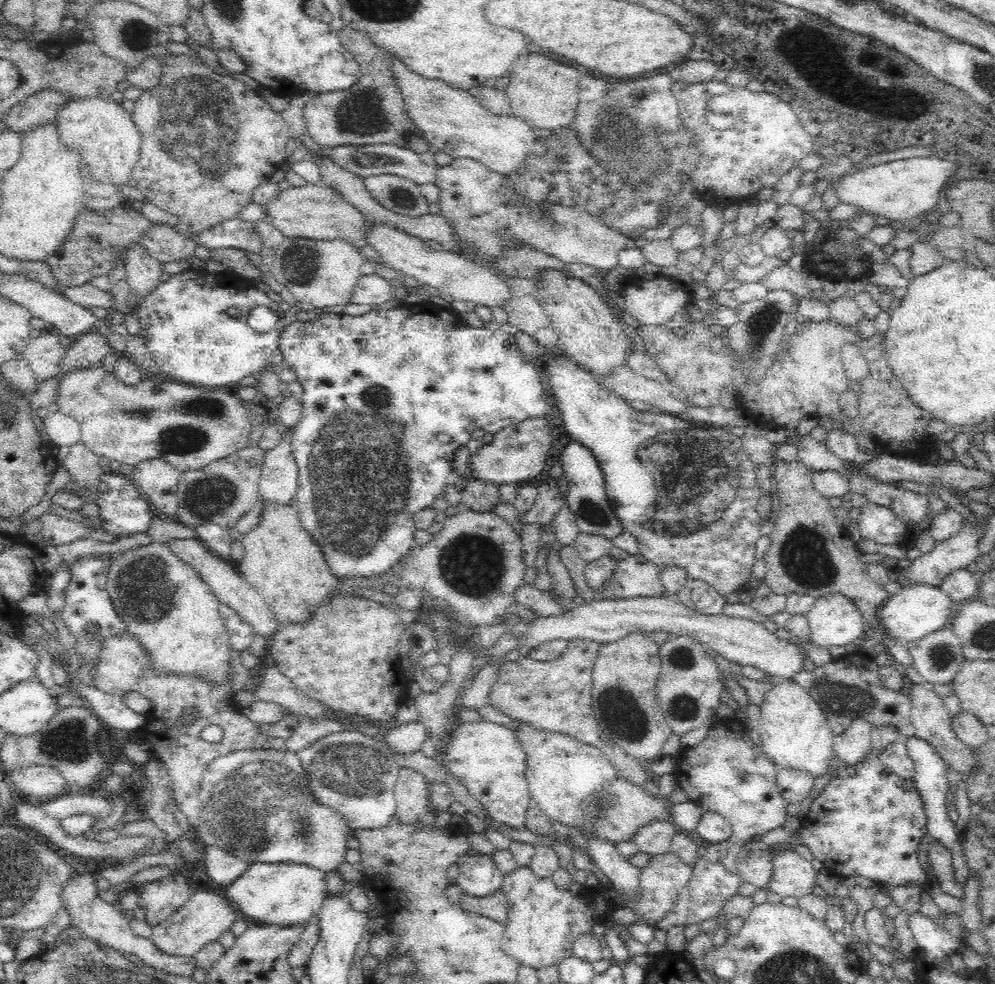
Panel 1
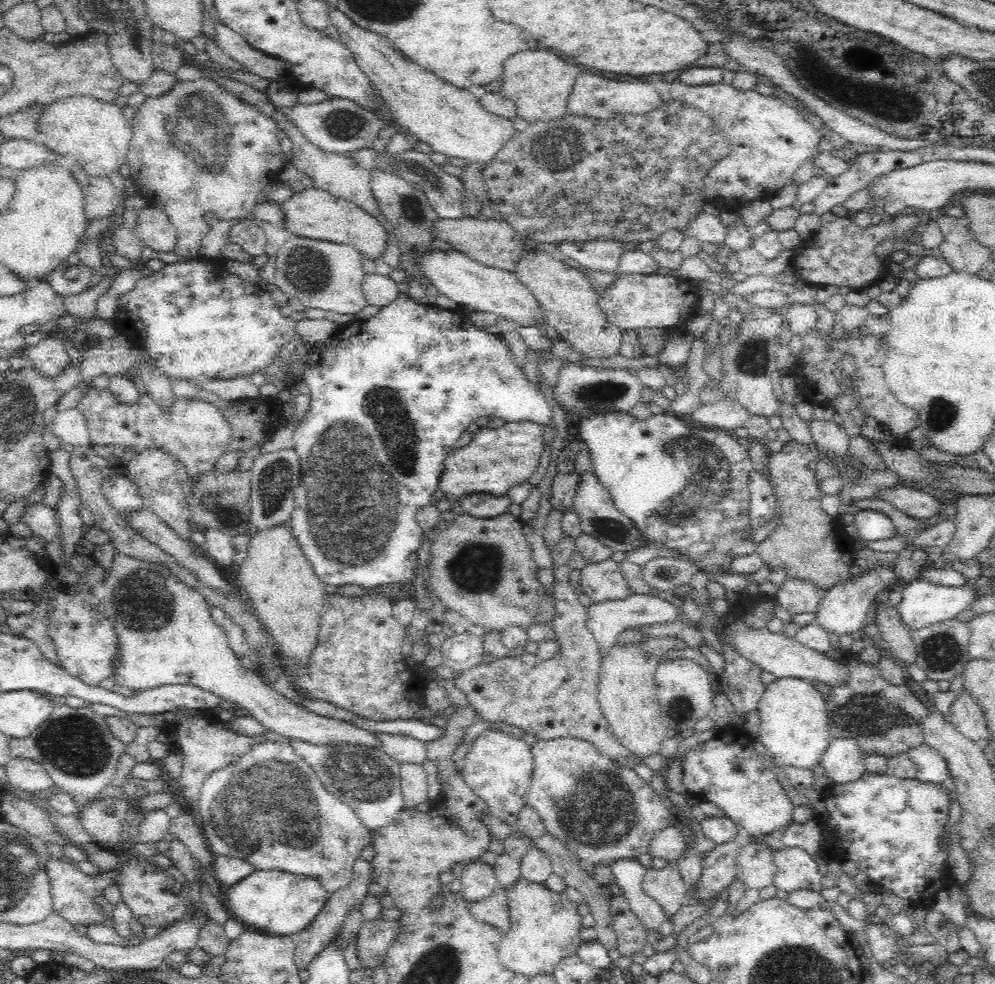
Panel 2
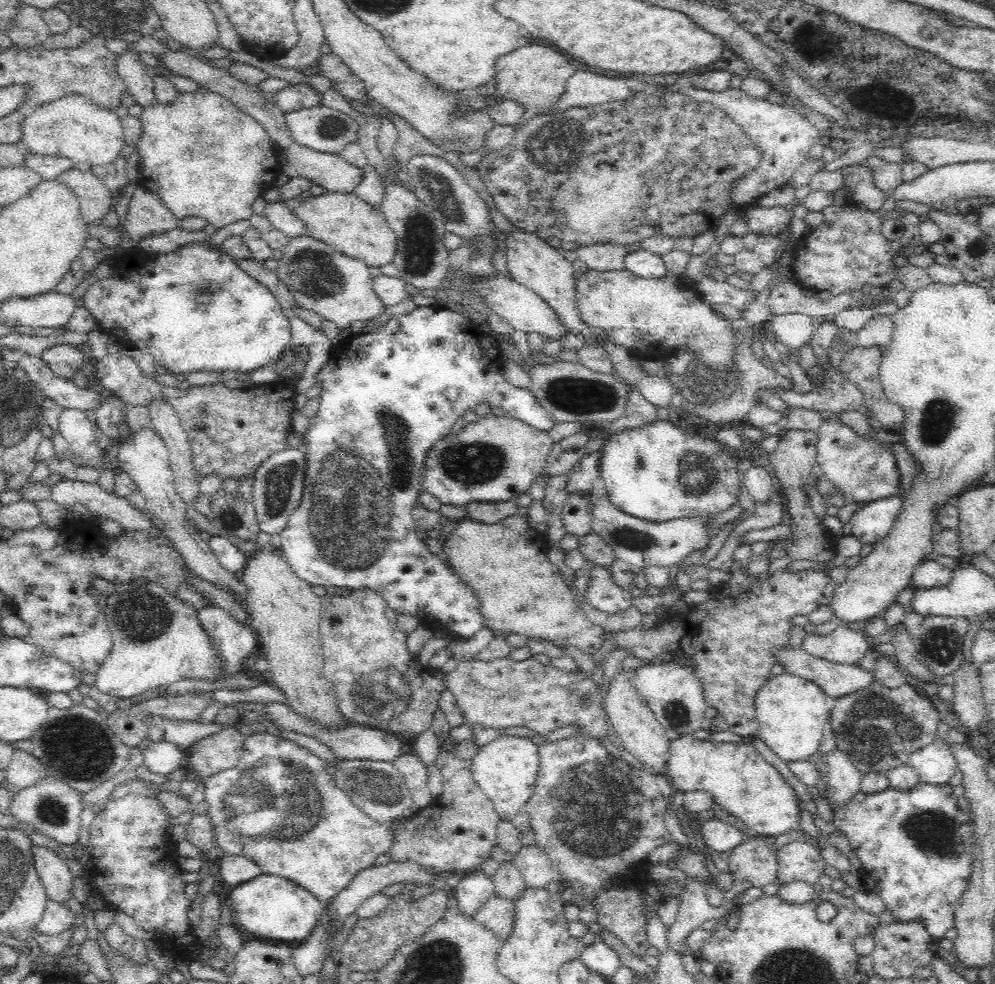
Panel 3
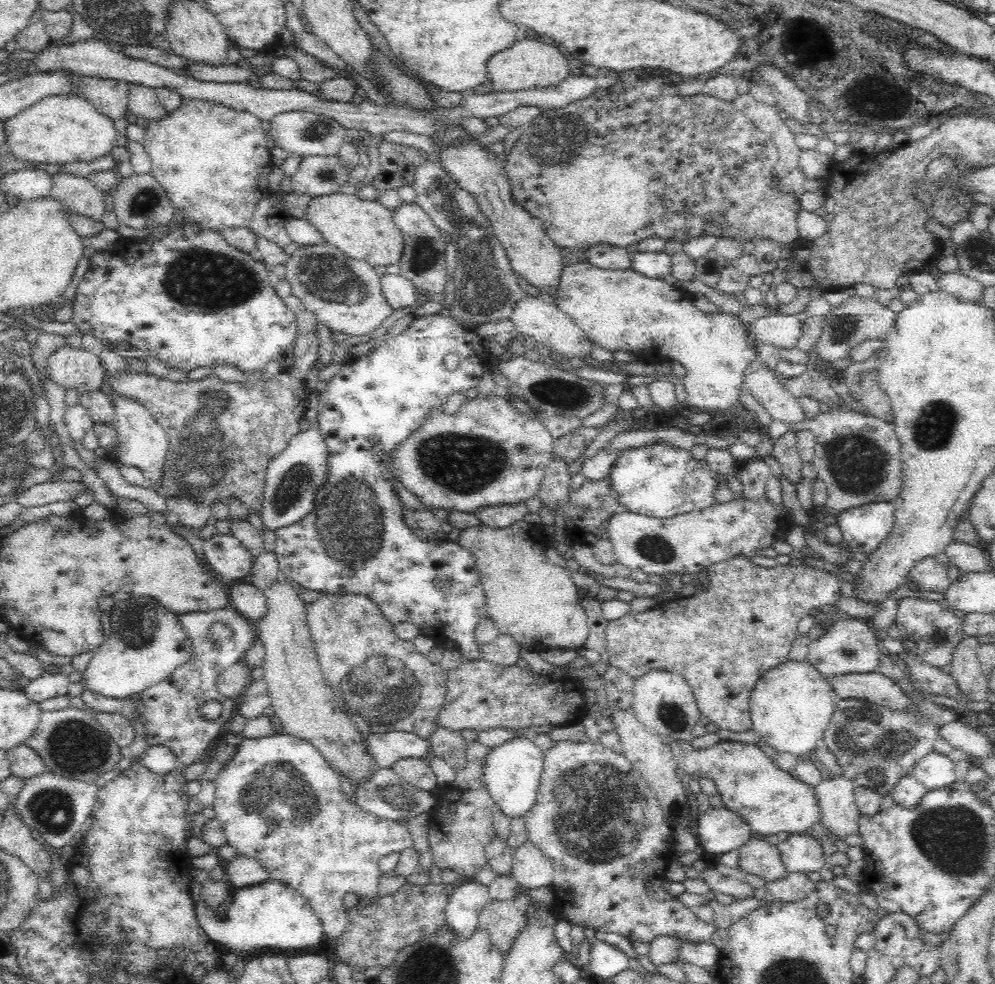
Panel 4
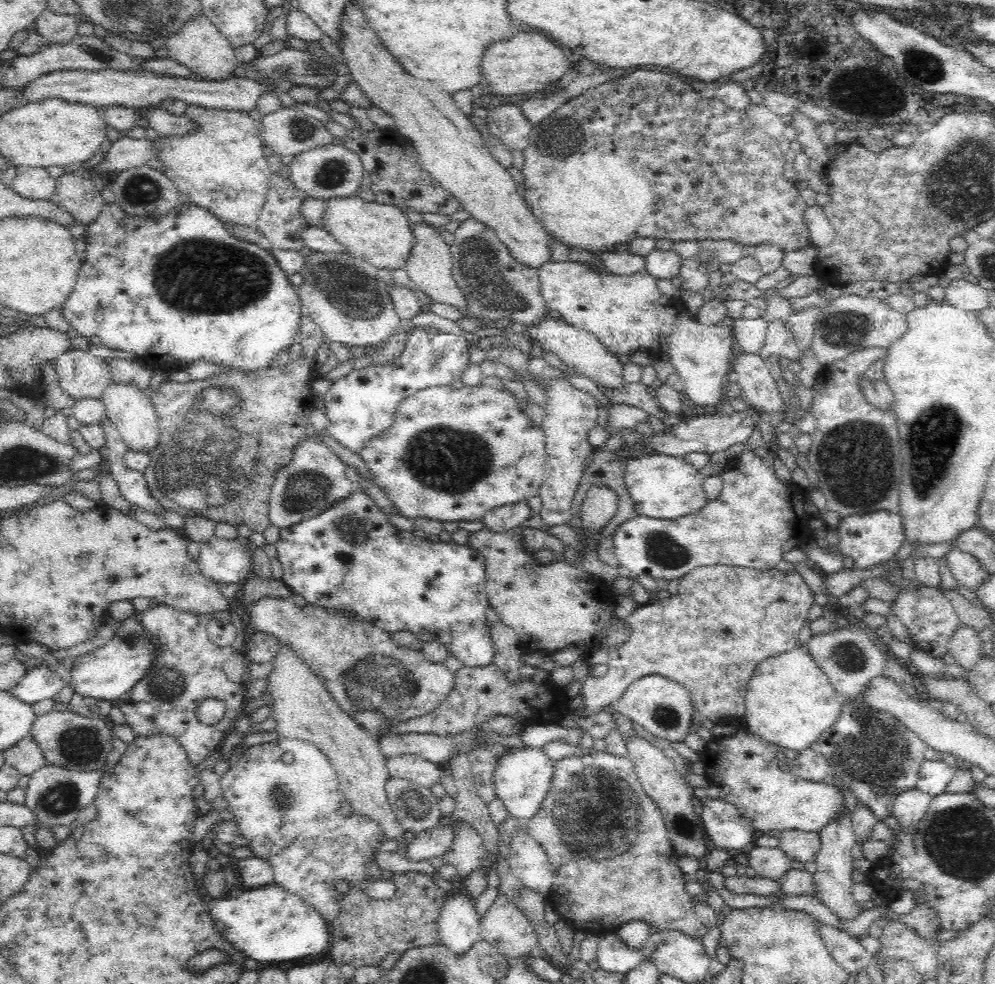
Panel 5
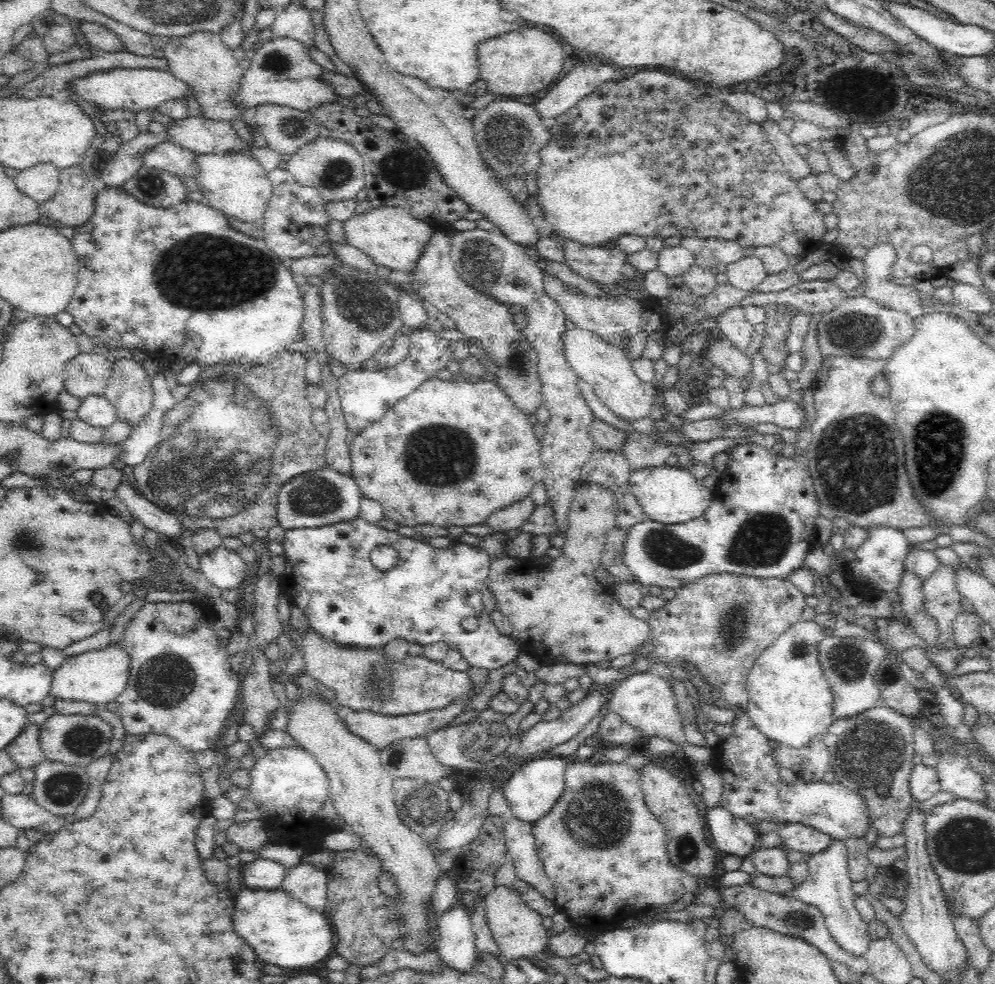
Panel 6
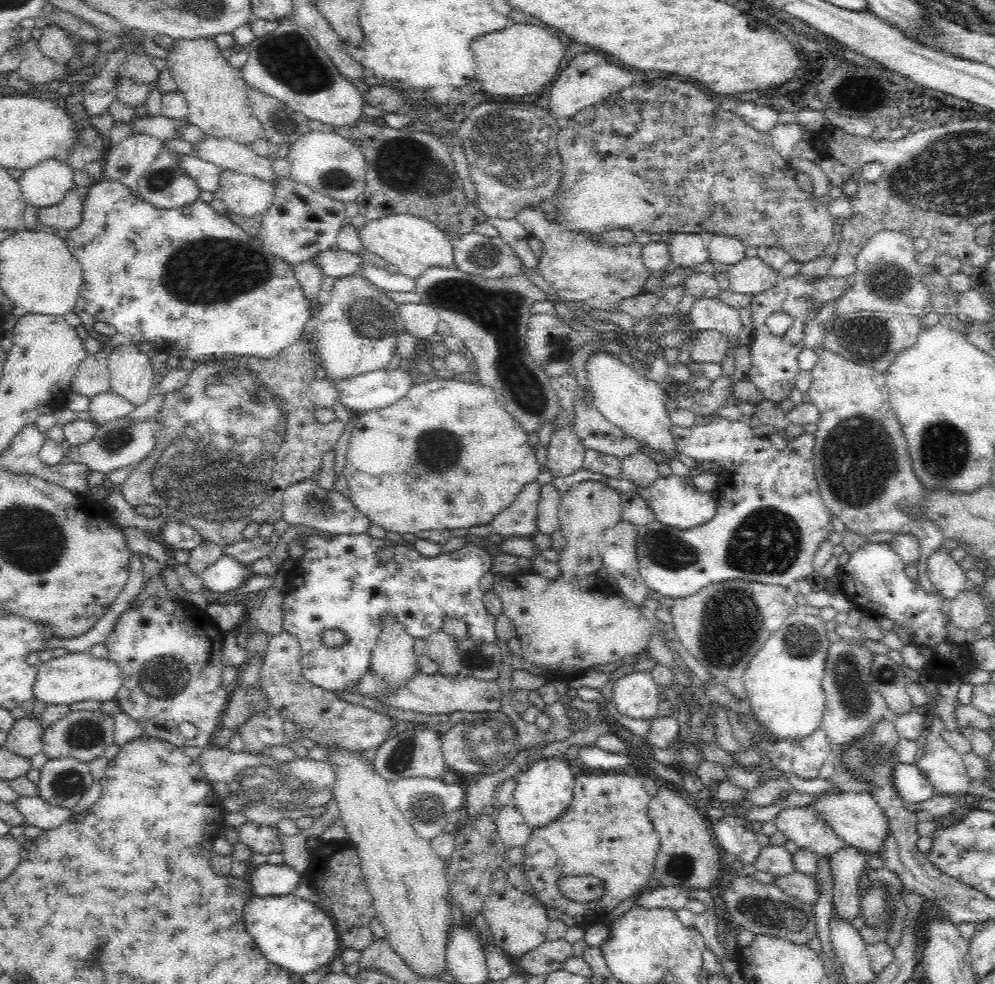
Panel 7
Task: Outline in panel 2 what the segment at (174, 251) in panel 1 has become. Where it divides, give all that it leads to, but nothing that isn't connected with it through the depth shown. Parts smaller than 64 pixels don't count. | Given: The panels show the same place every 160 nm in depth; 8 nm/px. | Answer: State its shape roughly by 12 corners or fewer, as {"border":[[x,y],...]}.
{"border":[[156,206],[139,213],[133,230],[156,252],[172,252],[177,236]]}

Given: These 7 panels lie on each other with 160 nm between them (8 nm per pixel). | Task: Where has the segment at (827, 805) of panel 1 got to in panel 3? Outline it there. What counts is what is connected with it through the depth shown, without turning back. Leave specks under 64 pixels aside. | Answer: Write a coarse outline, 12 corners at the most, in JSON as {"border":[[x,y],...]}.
{"border":[[949,785],[829,806],[865,890],[935,940],[974,859]]}

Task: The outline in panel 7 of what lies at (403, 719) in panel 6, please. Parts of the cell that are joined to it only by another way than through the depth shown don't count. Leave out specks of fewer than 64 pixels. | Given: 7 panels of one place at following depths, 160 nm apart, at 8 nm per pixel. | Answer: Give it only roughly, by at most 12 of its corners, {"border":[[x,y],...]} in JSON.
{"border":[[273,636],[261,688],[317,745],[375,751],[398,720],[337,699],[301,673],[301,645]]}

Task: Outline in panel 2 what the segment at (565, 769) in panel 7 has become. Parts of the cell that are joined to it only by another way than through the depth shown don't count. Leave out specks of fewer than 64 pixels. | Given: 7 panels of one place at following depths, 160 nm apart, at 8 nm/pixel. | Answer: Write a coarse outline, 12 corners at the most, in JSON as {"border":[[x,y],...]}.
{"border":[[513,734],[472,740],[462,778],[510,825],[526,806],[532,753]]}

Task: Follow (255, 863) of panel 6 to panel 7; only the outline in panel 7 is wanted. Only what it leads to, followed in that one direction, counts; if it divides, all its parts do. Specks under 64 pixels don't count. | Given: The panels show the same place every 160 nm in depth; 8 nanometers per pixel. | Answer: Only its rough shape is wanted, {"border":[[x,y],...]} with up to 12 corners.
{"border":[[285,863],[251,873],[258,896],[292,893],[302,874]]}

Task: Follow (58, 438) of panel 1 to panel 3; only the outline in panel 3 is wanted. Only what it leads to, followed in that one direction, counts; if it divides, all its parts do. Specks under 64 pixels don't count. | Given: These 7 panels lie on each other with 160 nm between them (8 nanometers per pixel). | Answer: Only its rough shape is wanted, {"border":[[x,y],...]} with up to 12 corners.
{"border":[[70,408],[59,414],[58,432],[69,453],[88,467],[102,468],[95,426],[84,411]]}

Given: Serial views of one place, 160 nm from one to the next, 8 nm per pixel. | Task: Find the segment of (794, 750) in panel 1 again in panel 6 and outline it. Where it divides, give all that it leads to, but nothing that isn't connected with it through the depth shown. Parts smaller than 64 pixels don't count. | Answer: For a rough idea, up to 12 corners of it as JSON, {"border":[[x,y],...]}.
{"border":[[791,626],[764,650],[743,711],[770,741],[803,747],[833,723],[818,659],[828,635]]}

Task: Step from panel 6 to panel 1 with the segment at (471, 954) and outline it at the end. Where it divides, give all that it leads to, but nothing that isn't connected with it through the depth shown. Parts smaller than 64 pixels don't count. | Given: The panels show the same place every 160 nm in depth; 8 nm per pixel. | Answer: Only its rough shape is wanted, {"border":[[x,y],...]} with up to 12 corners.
{"border":[[468,854],[454,882],[484,897],[504,875],[490,854]]}

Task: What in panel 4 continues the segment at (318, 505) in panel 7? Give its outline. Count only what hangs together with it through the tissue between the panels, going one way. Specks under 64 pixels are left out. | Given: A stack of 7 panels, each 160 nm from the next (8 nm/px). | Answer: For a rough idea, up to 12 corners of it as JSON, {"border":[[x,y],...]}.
{"border":[[319,397],[310,428],[268,464],[261,518],[276,531],[305,518],[326,480]]}

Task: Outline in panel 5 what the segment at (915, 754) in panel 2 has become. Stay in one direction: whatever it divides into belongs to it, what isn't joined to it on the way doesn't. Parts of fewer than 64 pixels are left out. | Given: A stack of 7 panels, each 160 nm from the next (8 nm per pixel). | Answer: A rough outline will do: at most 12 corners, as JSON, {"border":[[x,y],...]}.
{"border":[[924,759],[916,787],[942,795],[955,771],[942,761]]}

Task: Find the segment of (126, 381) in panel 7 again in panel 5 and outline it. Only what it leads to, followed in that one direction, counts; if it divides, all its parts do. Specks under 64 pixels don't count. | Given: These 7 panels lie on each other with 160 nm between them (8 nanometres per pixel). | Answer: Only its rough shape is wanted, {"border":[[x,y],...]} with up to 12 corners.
{"border":[[112,383],[101,396],[126,450],[146,453],[161,432],[142,389]]}

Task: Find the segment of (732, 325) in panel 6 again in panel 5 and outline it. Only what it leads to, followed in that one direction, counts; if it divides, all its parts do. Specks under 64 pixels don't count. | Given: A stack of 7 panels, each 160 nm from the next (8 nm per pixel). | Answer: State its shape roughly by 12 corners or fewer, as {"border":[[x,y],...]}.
{"border":[[739,318],[733,335],[740,352],[758,355],[770,321]]}

